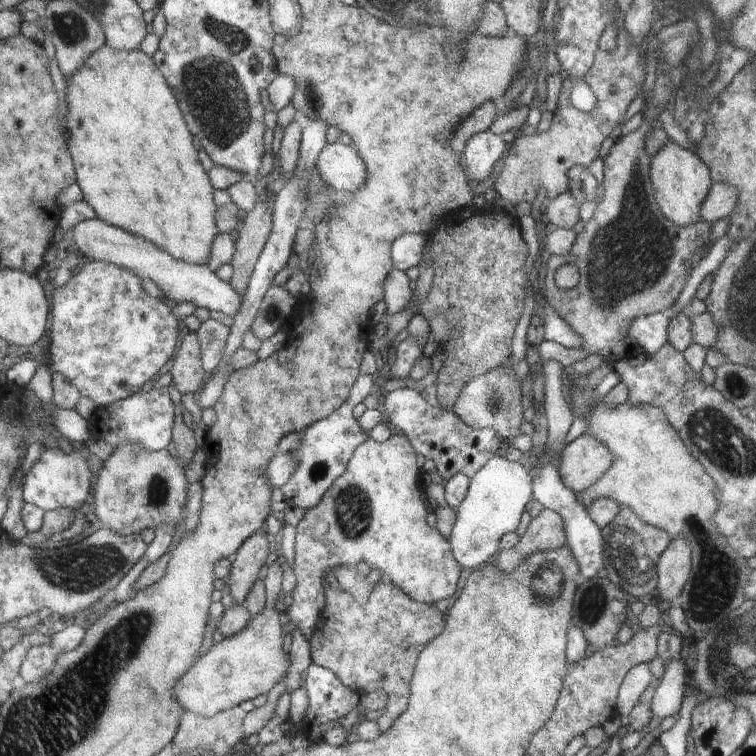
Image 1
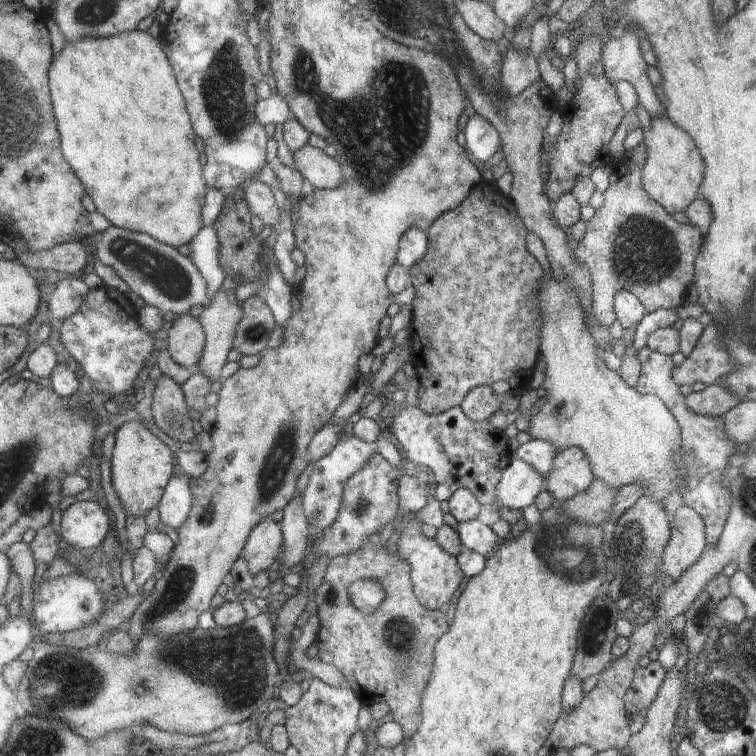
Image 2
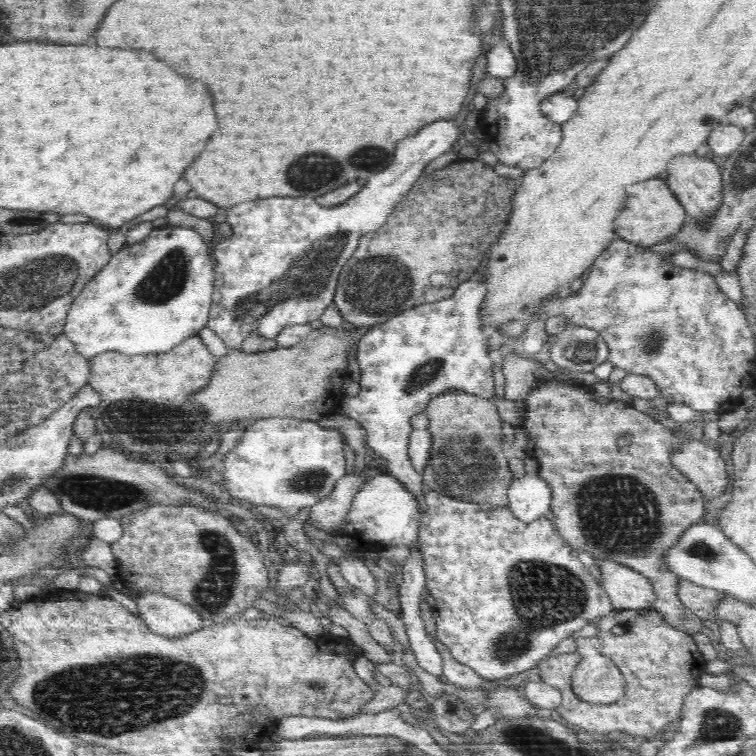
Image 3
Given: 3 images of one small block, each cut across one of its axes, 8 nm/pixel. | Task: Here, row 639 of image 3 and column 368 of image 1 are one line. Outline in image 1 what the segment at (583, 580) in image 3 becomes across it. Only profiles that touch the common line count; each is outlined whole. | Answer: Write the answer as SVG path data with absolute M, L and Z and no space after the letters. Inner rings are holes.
M390 436L384 443L377 443L372 438L366 440L361 446L358 446L353 452L353 456L349 461L346 471L338 480L332 484L329 491L322 496L321 502L313 508L310 508L304 514L304 518L300 520L300 524L296 526L296 546L294 546L294 564L293 574L295 575L295 586L287 590L287 594L292 597L292 604L287 609L282 609L283 619L291 621L295 625L294 630L300 631L304 639L309 638L313 632L314 626L317 621L321 619L321 613L325 609L325 578L330 576L330 572L334 571L336 566L356 566L360 562L366 562L370 564L372 568L378 568L384 580L397 586L412 600L418 603L429 604L430 602L438 602L438 600L444 600L448 596L452 596L456 592L456 582L458 582L458 576L460 576L460 564L458 564L456 558L453 556L451 545L448 540L442 538L442 534L436 530L436 528L430 528L428 522L426 522L426 516L428 516L428 510L426 510L426 492L424 492L423 474L420 474L420 468L418 468L418 462L416 462L416 452L414 452L413 445L409 442L409 438L403 436Z

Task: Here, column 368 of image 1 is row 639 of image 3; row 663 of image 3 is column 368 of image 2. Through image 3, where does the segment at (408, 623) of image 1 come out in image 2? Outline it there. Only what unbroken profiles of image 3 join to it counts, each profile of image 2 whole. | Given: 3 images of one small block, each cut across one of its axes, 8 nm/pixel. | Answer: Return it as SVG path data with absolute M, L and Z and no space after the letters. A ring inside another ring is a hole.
M375 539L366 540L358 551L333 557L328 562L322 584L316 590L317 615L322 620L316 658L339 669L344 675L345 682L348 682L350 689L361 698L364 704L370 705L383 701L389 707L389 717L401 727L403 736L406 737L405 741L421 726L420 696L430 678L433 664L432 648L437 644L440 636L448 631L448 622L444 620L444 614L440 609L428 610L419 603L413 594L409 564L397 556L390 544L380 547L375 543ZM356 578L373 579L383 587L385 598L372 613L358 611L350 600L348 588Z

